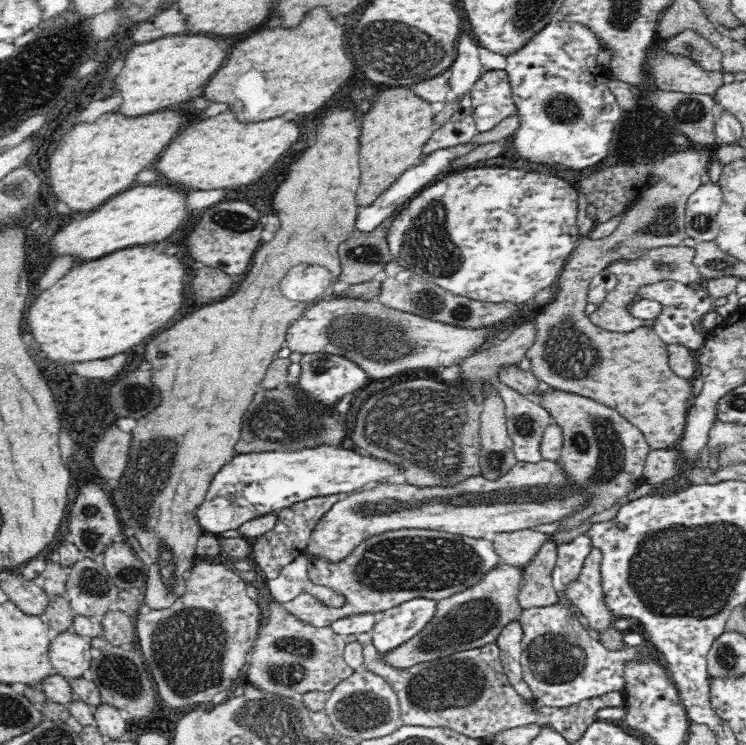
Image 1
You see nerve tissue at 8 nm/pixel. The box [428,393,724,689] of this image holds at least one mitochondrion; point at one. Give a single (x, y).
(603, 441)

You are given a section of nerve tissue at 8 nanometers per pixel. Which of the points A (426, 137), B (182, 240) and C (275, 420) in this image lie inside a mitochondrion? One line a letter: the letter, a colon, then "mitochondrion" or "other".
A: other
B: other
C: mitochondrion

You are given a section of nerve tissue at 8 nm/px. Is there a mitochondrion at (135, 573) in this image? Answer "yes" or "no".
yes

